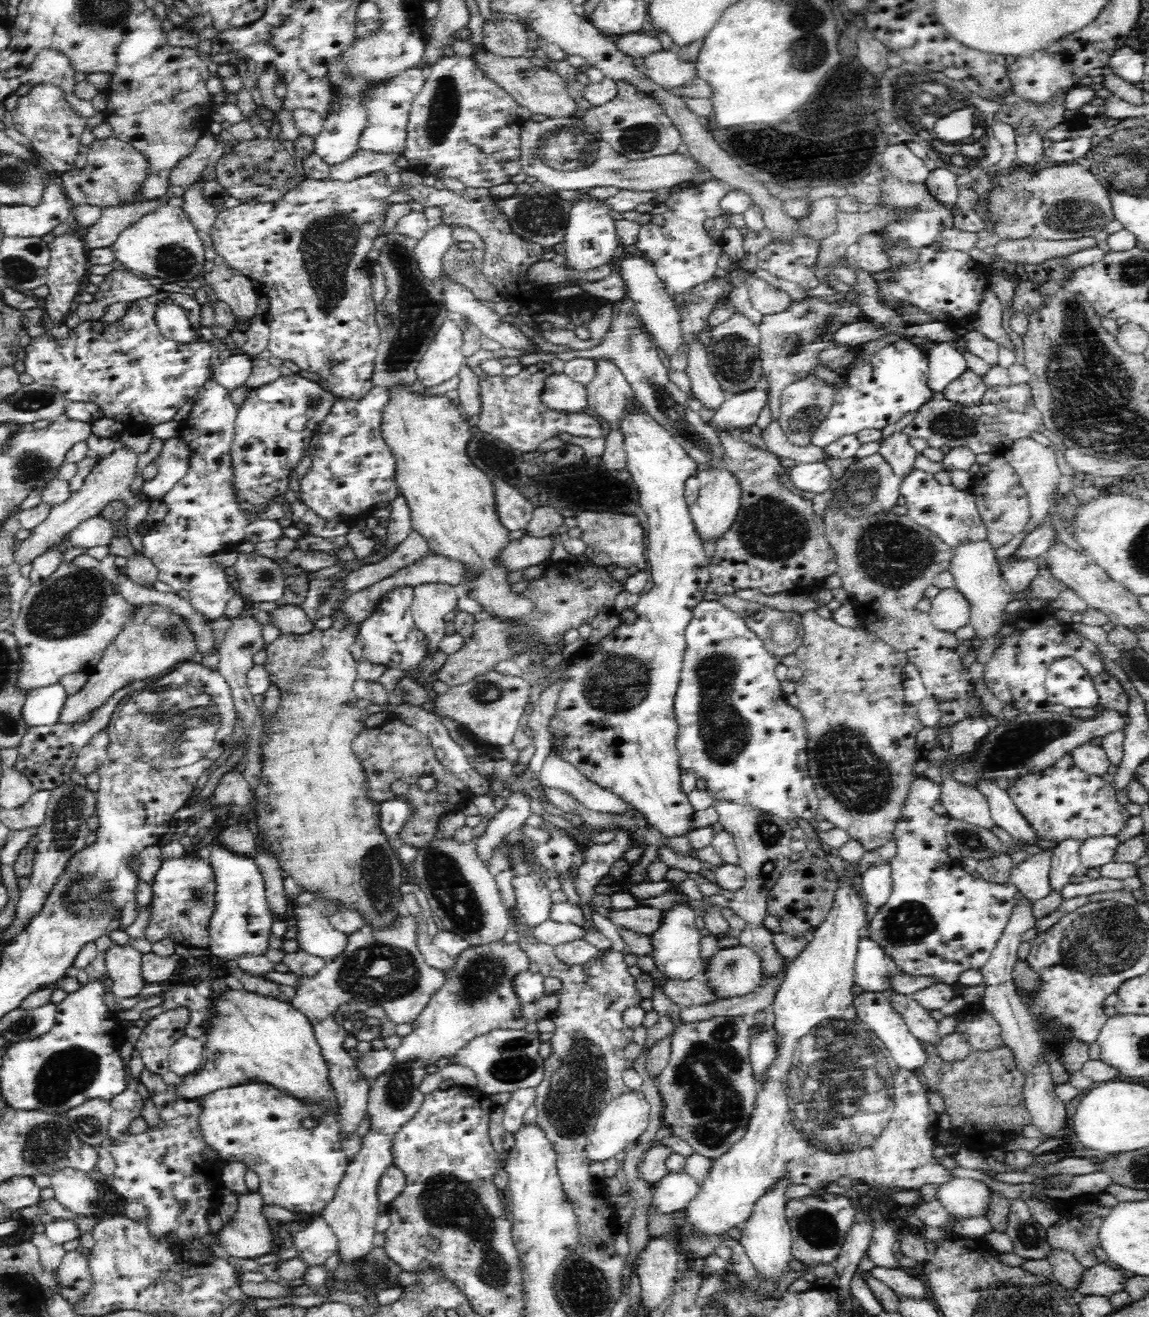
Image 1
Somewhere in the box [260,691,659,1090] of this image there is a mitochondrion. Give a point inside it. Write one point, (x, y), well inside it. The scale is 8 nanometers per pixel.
(381, 972)

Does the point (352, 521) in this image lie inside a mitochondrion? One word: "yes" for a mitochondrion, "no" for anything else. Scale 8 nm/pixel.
no

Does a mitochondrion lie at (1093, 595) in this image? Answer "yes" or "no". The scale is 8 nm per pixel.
no

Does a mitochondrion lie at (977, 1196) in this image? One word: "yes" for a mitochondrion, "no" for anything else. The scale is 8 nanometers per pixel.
no

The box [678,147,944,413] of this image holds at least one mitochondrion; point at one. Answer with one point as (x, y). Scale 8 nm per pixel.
(807, 324)

